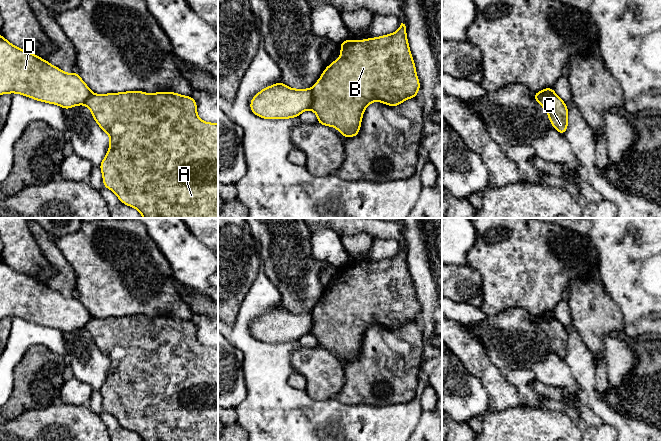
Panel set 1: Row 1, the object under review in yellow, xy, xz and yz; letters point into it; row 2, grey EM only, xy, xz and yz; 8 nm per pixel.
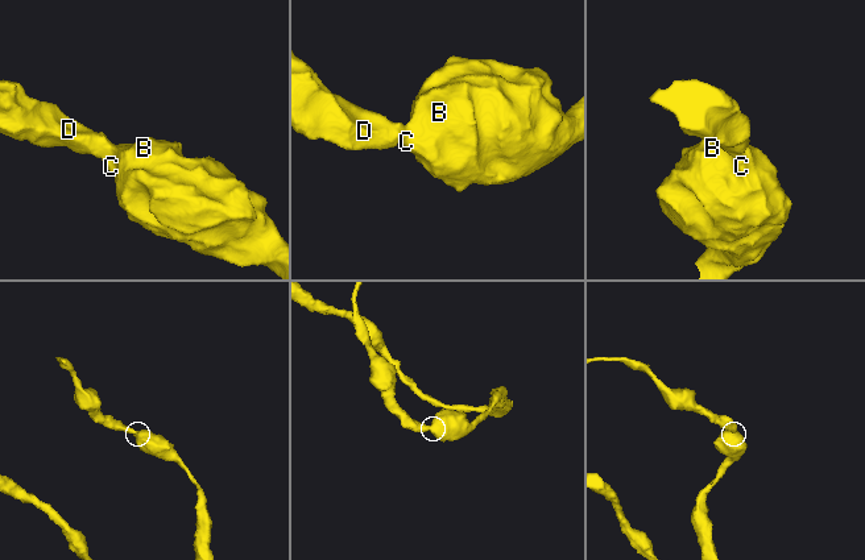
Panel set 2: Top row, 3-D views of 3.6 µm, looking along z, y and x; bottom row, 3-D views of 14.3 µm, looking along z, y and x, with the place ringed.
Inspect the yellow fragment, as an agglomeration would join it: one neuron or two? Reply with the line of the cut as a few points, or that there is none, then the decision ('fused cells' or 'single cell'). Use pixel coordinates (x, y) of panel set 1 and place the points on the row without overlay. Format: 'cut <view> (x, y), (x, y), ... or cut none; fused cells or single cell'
cut xz (311, 313), (311, 329), (309, 332); fused cells

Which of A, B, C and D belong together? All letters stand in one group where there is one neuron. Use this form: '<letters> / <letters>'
A B C / D

